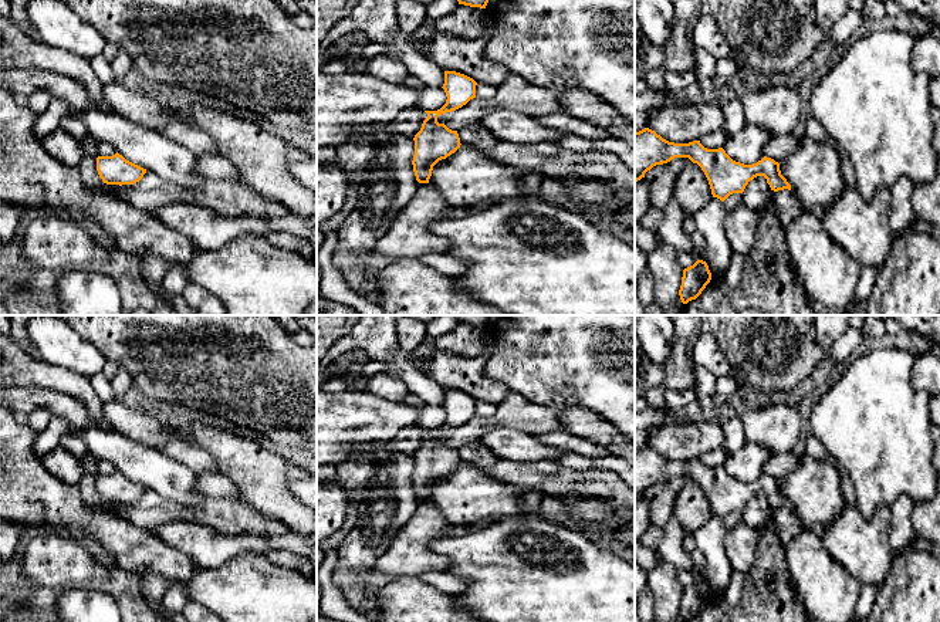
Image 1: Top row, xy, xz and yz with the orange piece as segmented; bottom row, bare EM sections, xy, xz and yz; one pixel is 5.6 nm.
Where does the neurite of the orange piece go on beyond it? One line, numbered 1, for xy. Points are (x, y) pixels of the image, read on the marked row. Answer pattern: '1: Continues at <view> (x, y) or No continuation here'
1: No continuation here

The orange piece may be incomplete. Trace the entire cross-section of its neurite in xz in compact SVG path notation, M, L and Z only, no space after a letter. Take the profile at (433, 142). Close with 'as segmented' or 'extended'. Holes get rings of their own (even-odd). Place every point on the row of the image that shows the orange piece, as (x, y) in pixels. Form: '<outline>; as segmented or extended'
M444 71L444 84L442 88L447 97L446 104L437 111L425 111L427 118L413 138L415 155L412 165L419 183L429 183L433 166L460 148L461 143L457 131L439 124L437 116L456 111L476 98L476 85L477 82L464 74Z; as segmented

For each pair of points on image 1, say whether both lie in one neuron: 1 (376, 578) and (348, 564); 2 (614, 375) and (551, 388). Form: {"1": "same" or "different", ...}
{"1": "same", "2": "same"}

